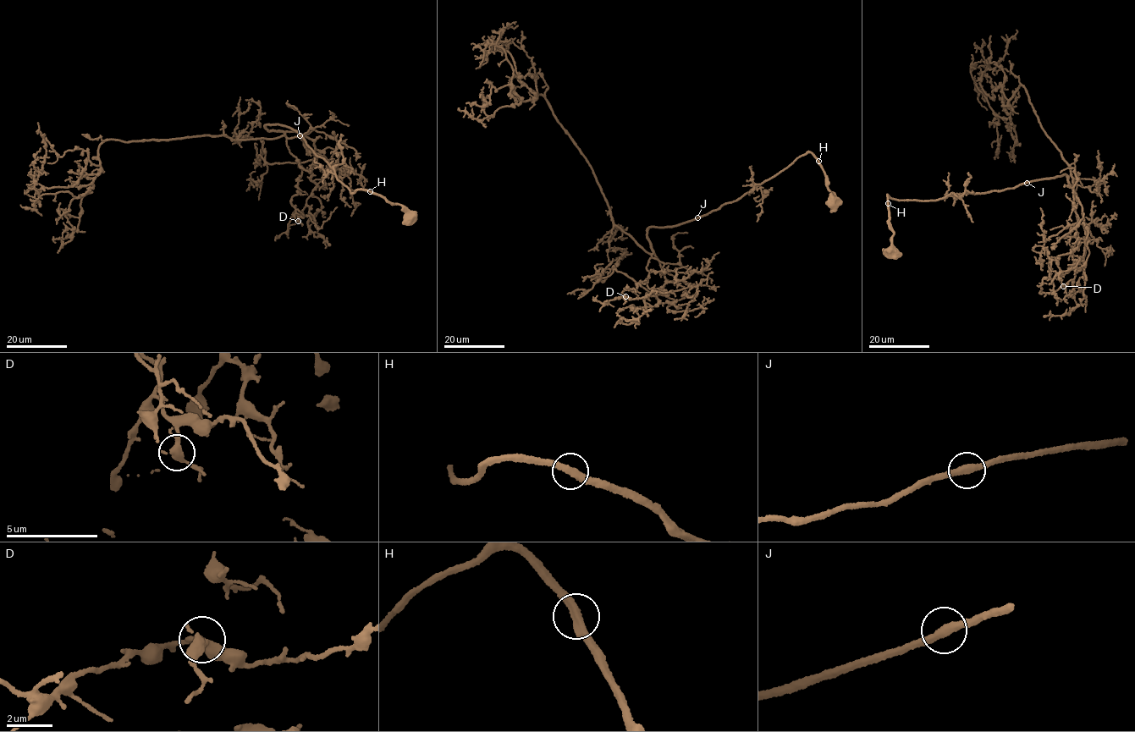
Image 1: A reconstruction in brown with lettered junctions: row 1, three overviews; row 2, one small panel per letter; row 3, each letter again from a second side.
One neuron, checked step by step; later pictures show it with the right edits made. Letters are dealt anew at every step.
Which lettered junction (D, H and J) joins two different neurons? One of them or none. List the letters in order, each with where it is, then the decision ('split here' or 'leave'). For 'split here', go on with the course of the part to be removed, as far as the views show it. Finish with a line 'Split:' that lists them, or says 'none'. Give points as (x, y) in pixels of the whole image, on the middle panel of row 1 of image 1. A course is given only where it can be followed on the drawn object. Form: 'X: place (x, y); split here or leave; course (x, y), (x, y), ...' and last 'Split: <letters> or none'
D: place (625, 296); leave
H: place (818, 161); leave
J: place (697, 217); leave
Split: none

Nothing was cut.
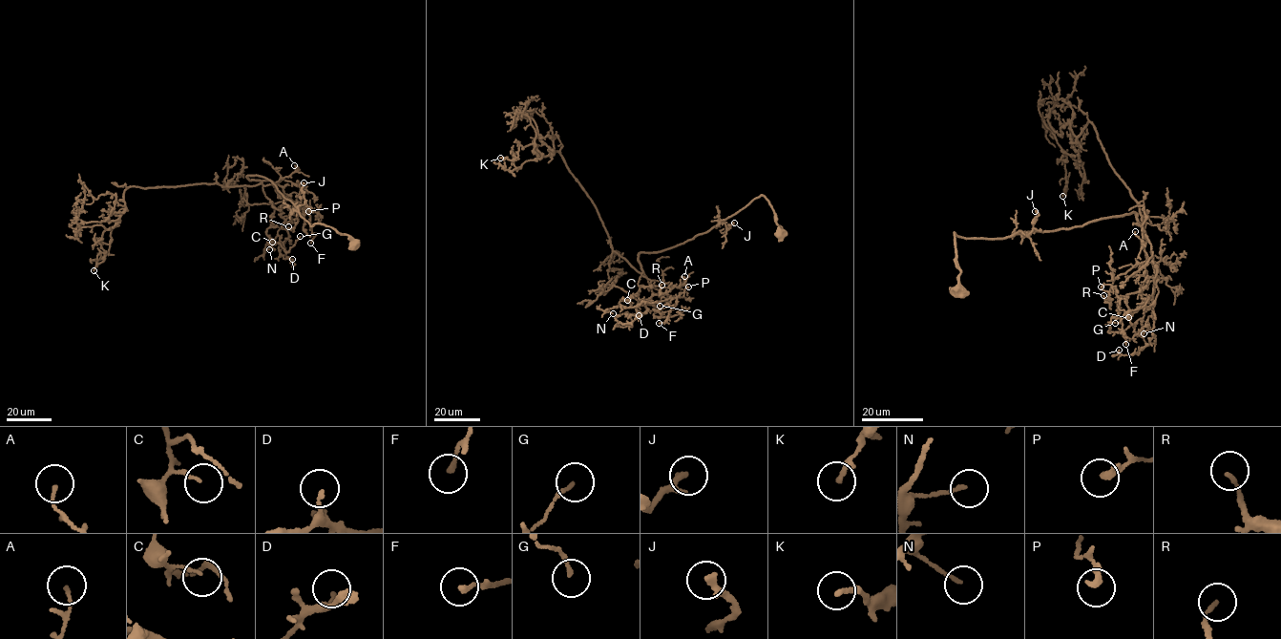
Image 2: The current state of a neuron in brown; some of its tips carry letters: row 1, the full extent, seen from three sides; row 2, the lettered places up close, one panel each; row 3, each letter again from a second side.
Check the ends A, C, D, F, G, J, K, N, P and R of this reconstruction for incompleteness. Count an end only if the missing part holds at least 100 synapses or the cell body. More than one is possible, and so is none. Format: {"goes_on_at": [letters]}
{"goes_on_at": []}

